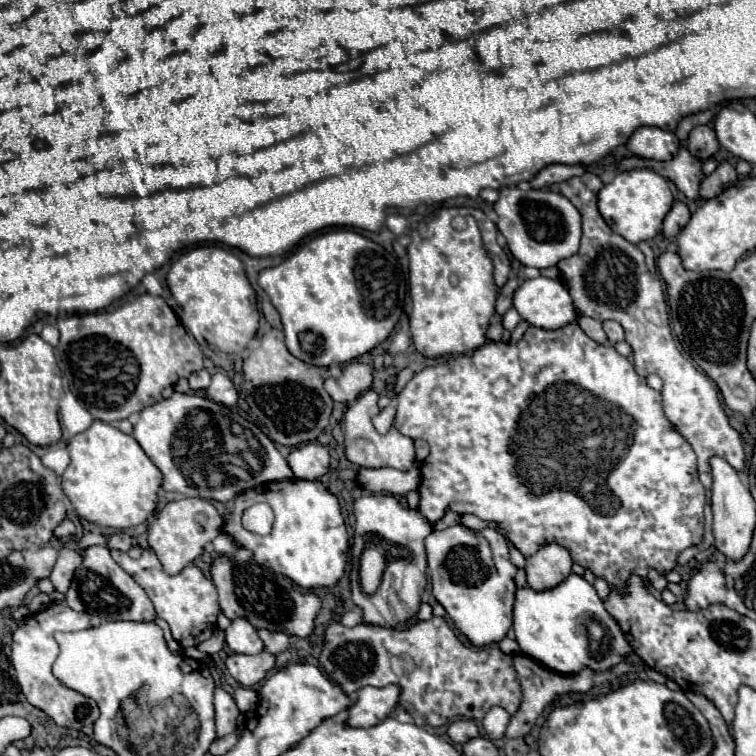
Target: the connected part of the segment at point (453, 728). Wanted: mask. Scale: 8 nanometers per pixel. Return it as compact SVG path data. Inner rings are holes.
M459 719L459 721L453 721L453 723L449 725L447 735L449 735L449 739L455 741L455 743L465 743L465 741L477 737L477 735L479 735L479 729L477 729L477 725L475 725L473 721L469 721L469 719Z

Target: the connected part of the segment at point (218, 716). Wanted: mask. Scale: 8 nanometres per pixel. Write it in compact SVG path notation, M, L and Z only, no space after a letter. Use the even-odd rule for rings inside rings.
M223 687L215 689L215 723L217 723L217 735L227 735L235 729L235 719L239 715L239 707L235 705L235 699L229 691Z

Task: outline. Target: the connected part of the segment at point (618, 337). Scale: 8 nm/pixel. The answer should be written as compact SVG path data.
M603 321L603 329L605 329L607 339L609 339L611 345L615 345L617 341L623 341L623 339L625 339L623 327L621 327L619 323L615 323L615 321Z

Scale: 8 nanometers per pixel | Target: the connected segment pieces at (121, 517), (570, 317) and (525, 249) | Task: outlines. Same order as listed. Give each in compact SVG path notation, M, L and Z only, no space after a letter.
M93 421L87 431L77 433L69 441L67 451L71 463L63 473L63 491L79 517L101 527L127 529L145 523L155 511L161 471L131 435L105 421Z
M547 277L523 281L513 295L513 307L525 321L541 329L559 329L577 319L567 287Z
M519 187L499 189L499 199L493 209L499 215L497 229L507 239L509 251L523 265L545 269L571 257L579 249L581 239L581 215L577 207L563 195L543 189L523 191Z

